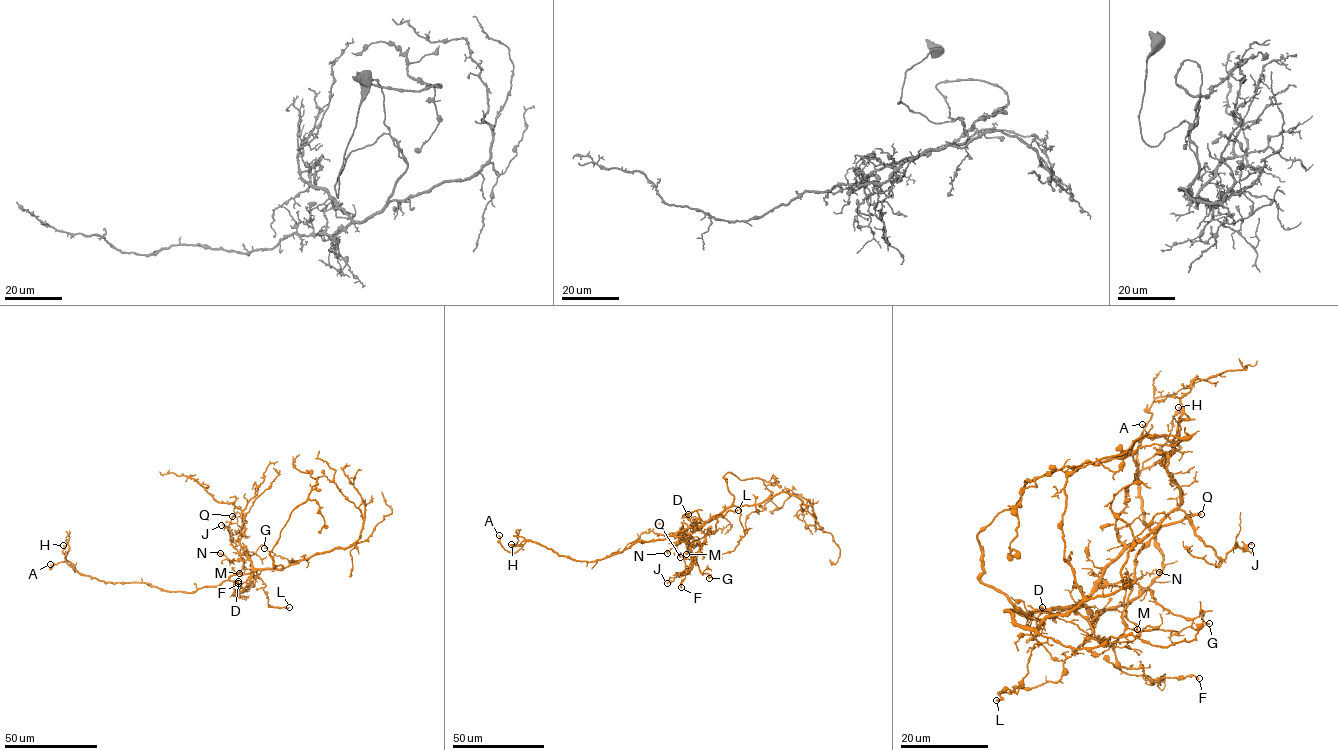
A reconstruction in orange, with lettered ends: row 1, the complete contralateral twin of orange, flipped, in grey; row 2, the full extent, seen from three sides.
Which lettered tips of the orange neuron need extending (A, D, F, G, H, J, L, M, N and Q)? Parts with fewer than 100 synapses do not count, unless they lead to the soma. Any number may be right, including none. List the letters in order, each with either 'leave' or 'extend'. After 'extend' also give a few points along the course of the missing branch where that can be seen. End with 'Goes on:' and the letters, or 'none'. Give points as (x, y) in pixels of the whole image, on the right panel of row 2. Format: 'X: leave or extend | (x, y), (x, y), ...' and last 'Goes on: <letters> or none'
A: leave
D: leave
F: extend | (1199, 678), (1207, 690), (1184, 693), (1193, 693), (1202, 718), (1194, 730), (1167, 732), (1158, 723), (1147, 738)
G: leave
H: leave
J: leave
L: leave
M: leave
N: leave
Q: leave
Goes on: F

